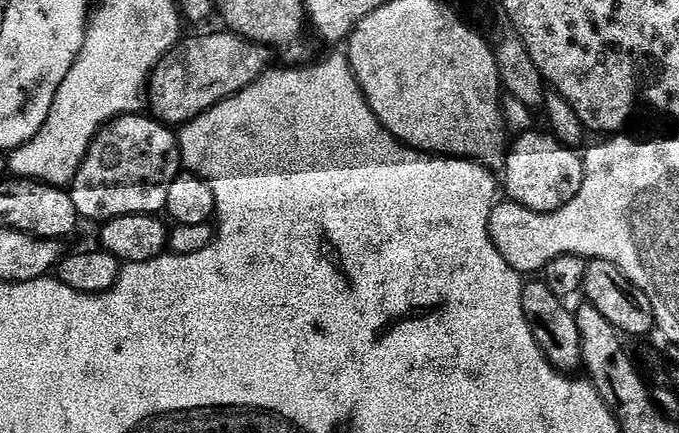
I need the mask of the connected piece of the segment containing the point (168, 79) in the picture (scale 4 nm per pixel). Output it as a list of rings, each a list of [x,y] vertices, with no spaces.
[[[231,30],[212,32],[209,36],[196,36],[193,40],[181,39],[175,48],[160,60],[152,72],[146,93],[147,103],[152,104],[151,115],[162,124],[183,126],[213,108],[218,102],[228,100],[243,88],[269,71],[269,49],[237,36]]]

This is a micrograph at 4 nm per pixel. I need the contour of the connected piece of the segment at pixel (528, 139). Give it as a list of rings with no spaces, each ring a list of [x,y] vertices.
[[[529,130],[519,137],[520,140],[511,145],[510,151],[504,161],[502,169],[502,188],[508,191],[507,199],[513,204],[521,204],[535,212],[553,212],[566,202],[570,202],[582,190],[582,178],[584,177],[584,161],[581,153],[575,147],[561,144],[555,136]]]

